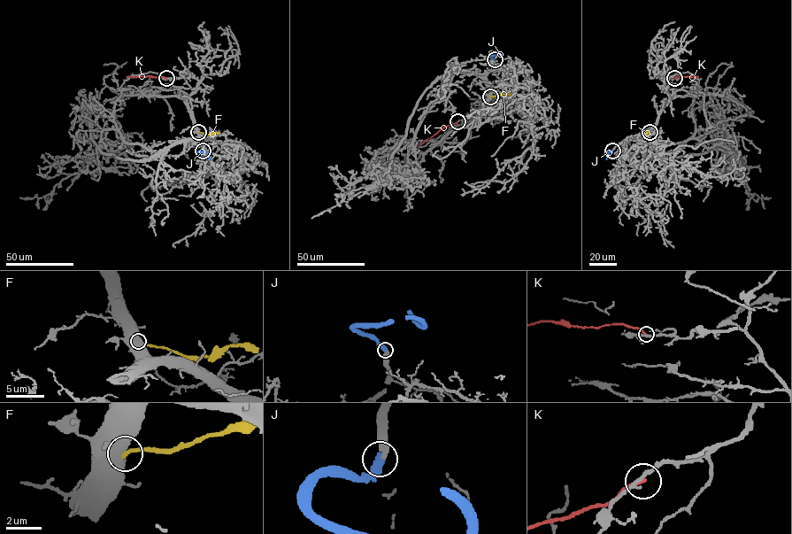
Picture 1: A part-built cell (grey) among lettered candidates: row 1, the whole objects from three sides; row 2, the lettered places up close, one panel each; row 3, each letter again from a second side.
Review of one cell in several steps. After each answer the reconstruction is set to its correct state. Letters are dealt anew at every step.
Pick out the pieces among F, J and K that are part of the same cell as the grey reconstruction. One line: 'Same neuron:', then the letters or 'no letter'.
Same neuron: J

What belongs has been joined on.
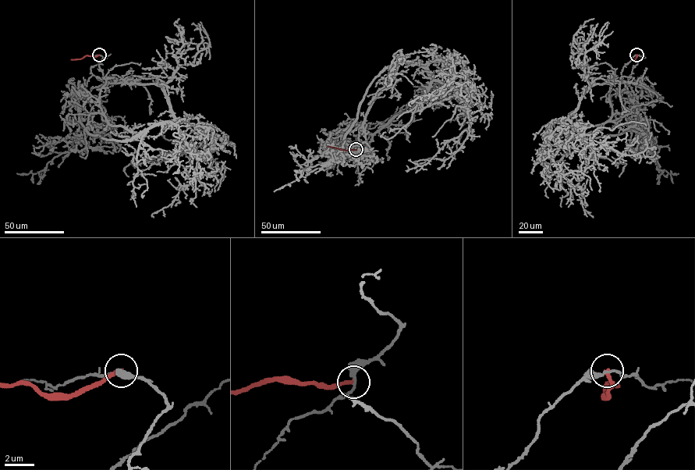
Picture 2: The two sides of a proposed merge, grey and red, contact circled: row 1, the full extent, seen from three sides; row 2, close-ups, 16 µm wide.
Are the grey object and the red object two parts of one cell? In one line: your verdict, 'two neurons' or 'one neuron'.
two neurons

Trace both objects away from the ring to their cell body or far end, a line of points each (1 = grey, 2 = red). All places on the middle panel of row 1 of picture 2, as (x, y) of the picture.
1: (356, 149), (356, 137), (419, 101), (430, 80), (425, 69), (385, 68), (342, 153), (274, 191)
2: (356, 149), (345, 151), (328, 146)

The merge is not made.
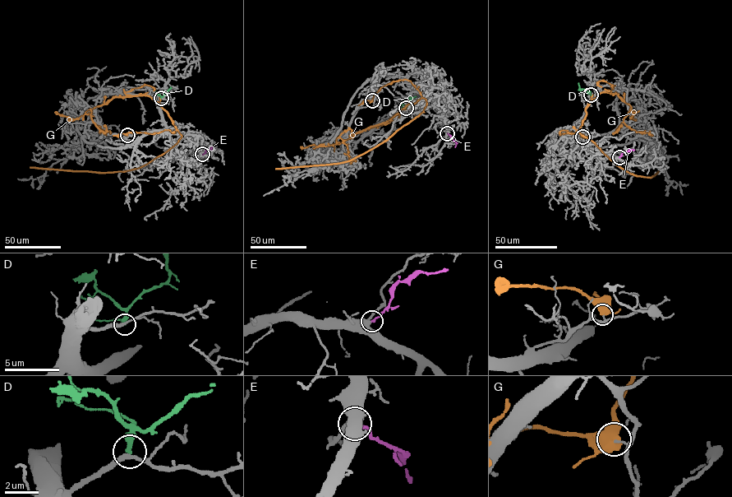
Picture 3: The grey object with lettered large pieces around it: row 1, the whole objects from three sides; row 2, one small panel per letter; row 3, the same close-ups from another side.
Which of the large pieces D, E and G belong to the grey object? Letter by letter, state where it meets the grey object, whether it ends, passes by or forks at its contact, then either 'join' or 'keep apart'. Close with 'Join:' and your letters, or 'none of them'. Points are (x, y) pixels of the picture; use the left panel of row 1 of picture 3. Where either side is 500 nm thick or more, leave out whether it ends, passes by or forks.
D: contact (161, 98); it ends; join
E: contact (202, 154); keep apart
G: contact (127, 135); keep apart
Join: D

